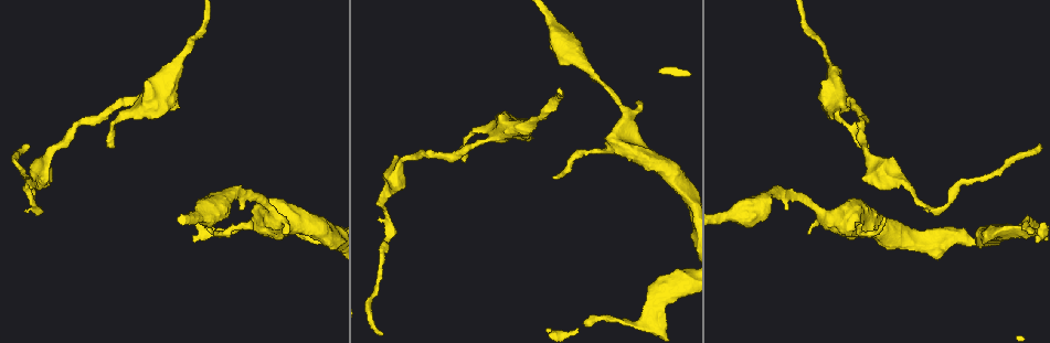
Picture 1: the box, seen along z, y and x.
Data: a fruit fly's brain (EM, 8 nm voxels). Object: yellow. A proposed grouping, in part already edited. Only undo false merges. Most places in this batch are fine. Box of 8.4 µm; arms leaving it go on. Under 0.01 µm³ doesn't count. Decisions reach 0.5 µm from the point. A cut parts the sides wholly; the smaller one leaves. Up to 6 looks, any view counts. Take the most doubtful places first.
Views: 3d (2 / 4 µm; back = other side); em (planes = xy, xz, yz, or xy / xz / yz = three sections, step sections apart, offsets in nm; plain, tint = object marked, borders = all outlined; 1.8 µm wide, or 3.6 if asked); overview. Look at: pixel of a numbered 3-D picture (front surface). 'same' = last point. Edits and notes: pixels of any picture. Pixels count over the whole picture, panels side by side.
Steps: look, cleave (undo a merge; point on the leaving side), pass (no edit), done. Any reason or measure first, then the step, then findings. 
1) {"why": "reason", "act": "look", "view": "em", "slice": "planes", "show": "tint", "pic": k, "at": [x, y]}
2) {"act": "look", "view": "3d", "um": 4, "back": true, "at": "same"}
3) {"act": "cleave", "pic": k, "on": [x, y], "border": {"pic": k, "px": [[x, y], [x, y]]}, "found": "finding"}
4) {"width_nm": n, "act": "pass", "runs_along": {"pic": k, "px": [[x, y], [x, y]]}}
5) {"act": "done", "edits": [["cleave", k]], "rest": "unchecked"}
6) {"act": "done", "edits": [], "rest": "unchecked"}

{"act": "look", "view": "3d", "um": 4, "pic": 1, "at": [842, 224]}

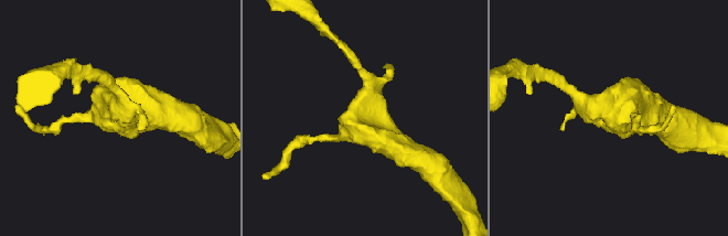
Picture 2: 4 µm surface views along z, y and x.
{"act": "look", "view": "em", "slice": "planes", "show": "tint", "pic": 2, "at": [125, 119]}

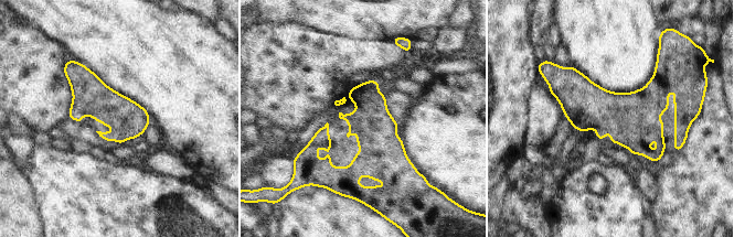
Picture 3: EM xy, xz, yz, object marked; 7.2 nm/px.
{"act": "pass", "found": "all the same cell"}

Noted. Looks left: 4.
{"why": "branch point", "act": "look", "view": "em", "slice": "planes", "show": "tint", "pic": 1, "at": [654, 315]}

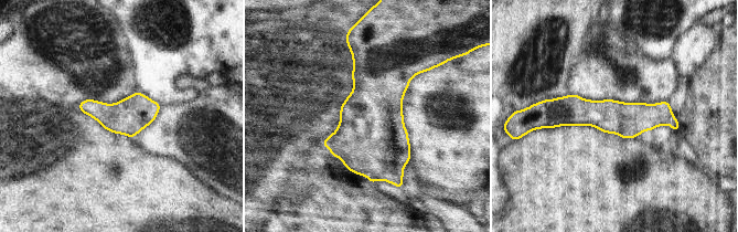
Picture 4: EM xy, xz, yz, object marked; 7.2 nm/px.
{"act": "pass", "runs_along": {"pic": 4, "px": [[548, 112], [665, 116], [676, 126]]}, "found": "one cell here"}

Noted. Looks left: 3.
{"why": "calibre changes", "act": "look", "view": "3d", "um": 2, "pic": 1, "at": [228, 193]}

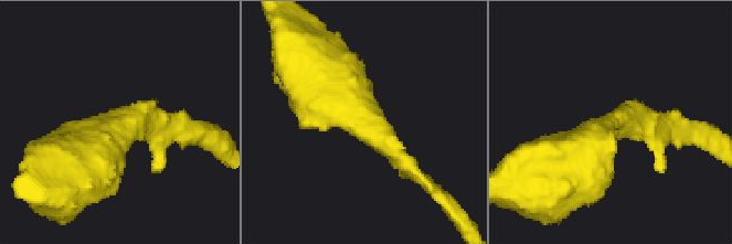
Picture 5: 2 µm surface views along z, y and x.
{"why": "need the tissue", "act": "look", "view": "em", "slice": "planes", "show": "plain", "pic": 5, "at": [607, 122]}

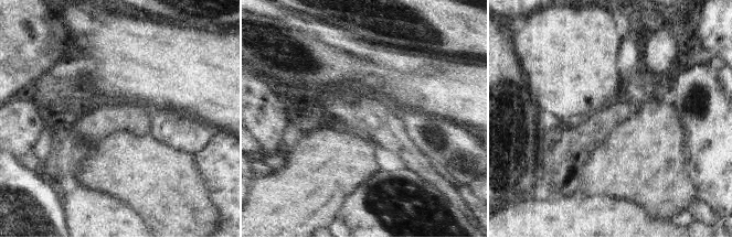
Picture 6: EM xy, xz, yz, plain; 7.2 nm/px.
{"act": "look", "view": "em", "slice": "planes", "show": "tint", "at": "same"}

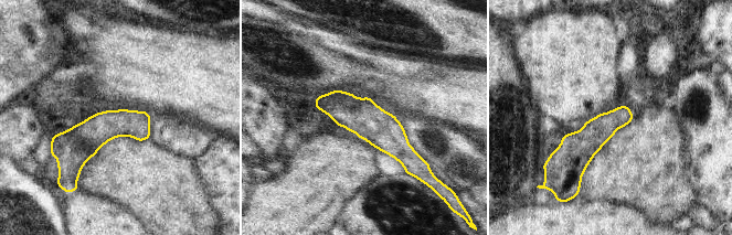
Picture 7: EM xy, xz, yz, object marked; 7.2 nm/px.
{"act": "pass", "runs_along": {"pic": 7, "px": [[318, 99], [362, 116], [415, 161]]}, "found": "one cell here"}

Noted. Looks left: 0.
{"act": "done", "edits": [], "rest": "unchecked"}

